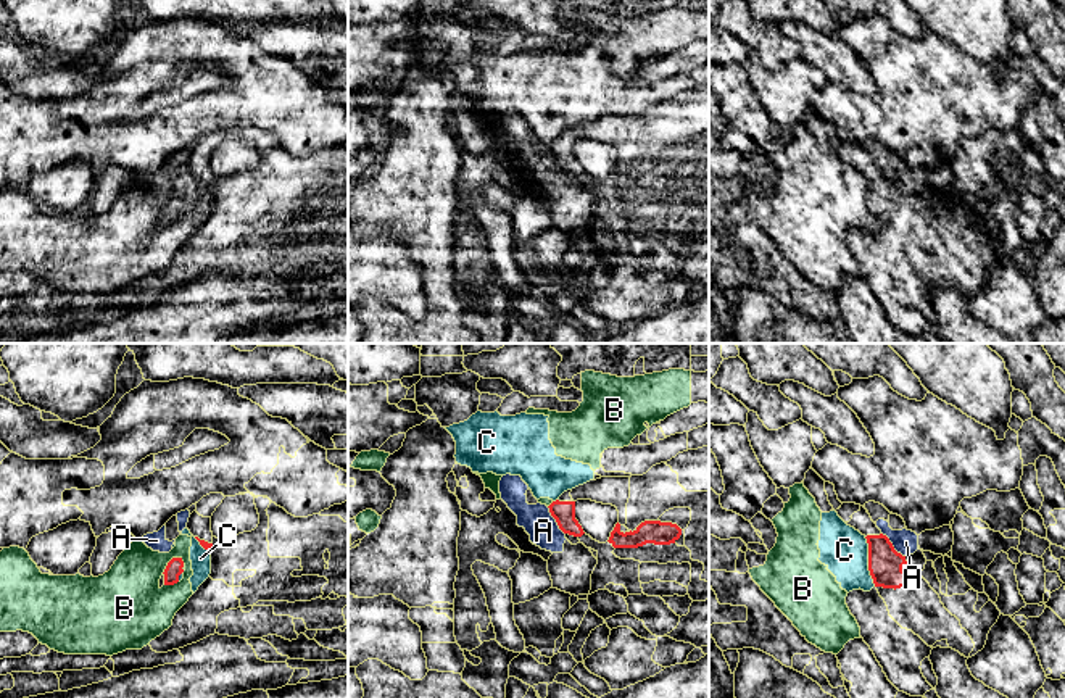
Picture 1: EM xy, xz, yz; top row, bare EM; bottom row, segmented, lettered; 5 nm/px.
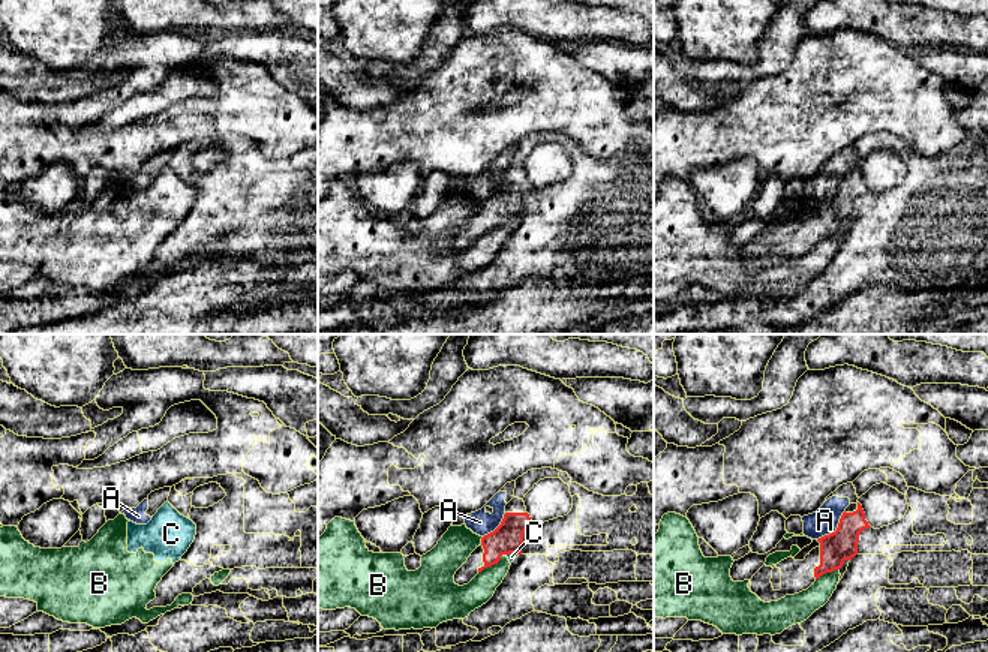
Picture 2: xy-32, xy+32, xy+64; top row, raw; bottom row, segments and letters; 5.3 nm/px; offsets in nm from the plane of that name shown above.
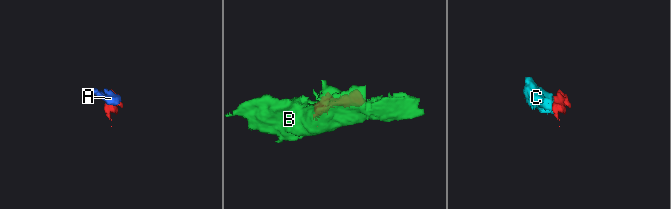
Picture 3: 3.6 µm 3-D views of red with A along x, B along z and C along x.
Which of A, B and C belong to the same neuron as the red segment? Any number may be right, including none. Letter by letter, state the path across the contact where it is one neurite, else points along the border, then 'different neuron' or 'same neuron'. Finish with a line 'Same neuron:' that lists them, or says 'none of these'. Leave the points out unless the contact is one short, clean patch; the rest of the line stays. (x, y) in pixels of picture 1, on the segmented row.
A: border along yz (882, 532), (904, 556); different neuron
B: border along xy (182, 558), (173, 558), (161, 573); different neuron
C: border along yz (864, 537), (869, 574), (875, 585); different neuron
Same neuron: none of these

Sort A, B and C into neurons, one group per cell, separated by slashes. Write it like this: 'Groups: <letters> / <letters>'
Groups: A / B C

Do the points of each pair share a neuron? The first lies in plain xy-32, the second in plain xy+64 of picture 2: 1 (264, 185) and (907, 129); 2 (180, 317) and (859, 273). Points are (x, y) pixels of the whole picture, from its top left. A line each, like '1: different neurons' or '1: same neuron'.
1: different neurons
2: different neurons

